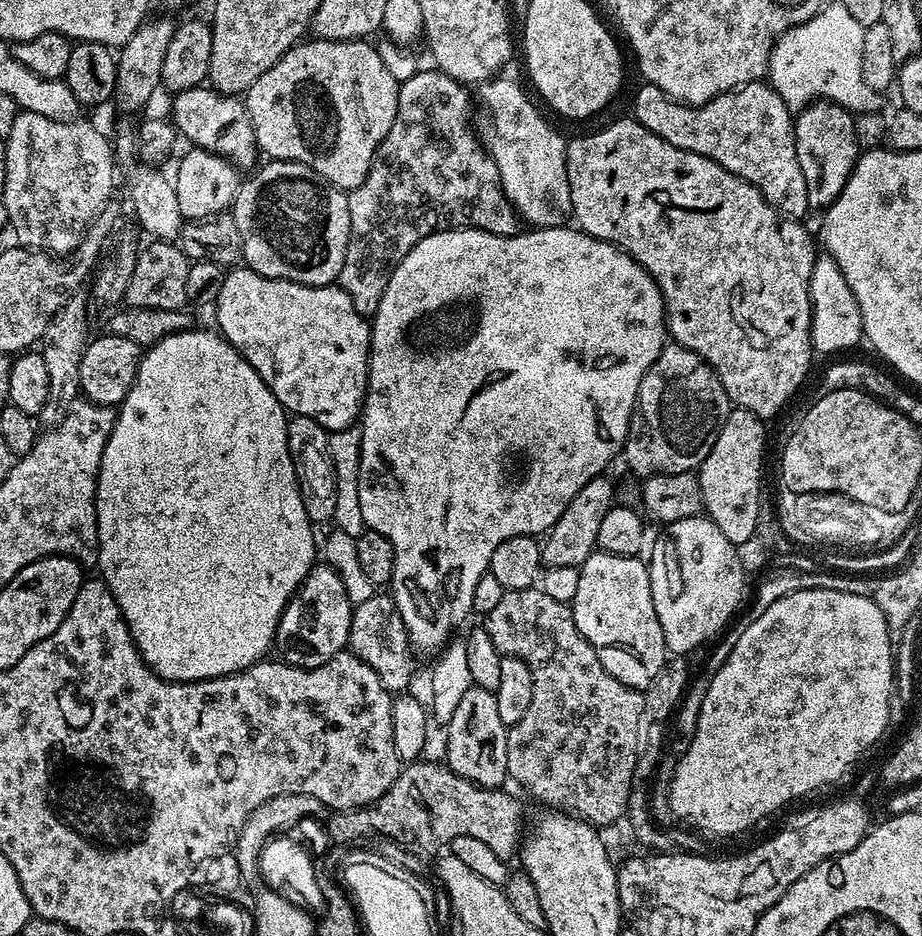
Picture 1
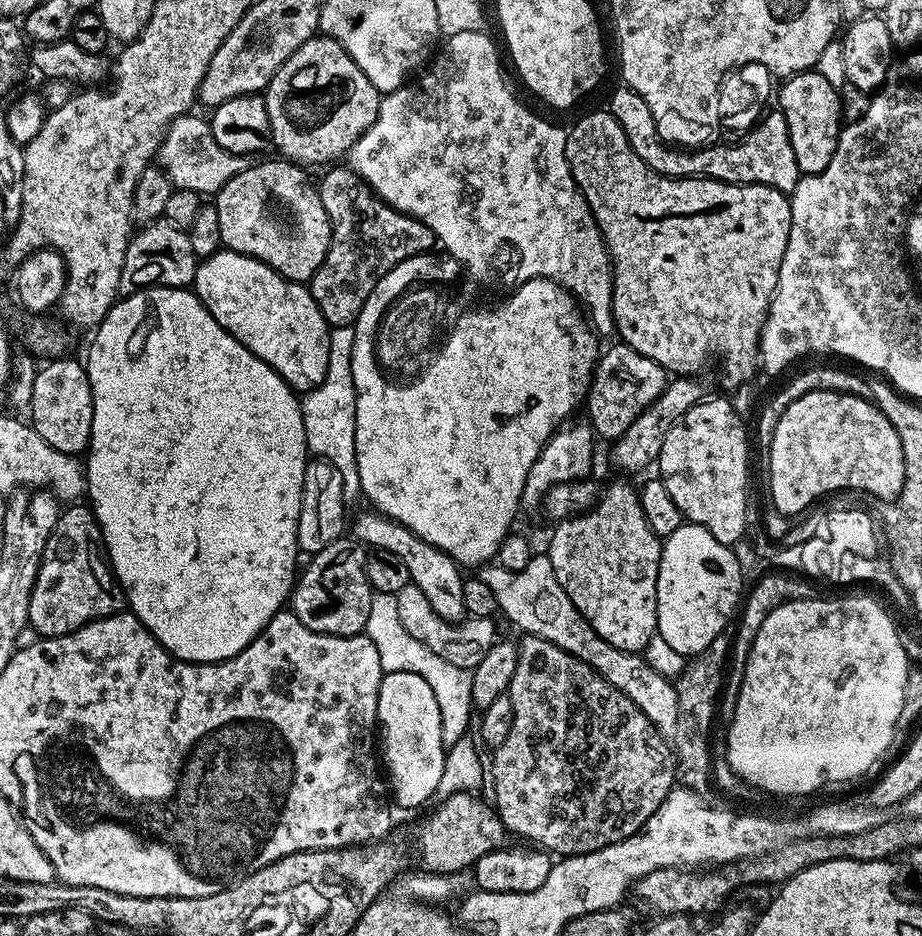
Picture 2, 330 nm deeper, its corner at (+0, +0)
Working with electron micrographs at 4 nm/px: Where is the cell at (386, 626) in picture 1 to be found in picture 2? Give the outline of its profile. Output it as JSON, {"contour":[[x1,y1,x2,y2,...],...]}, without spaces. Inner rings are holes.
{"contour":[[409,582,406,586,402,586,402,590,398,590,395,597,398,602,398,618,402,618,402,626,406,626,409,634,418,638,422,646,430,646,430,650,434,650,438,658,446,658,446,662,452,663,453,666,462,666,469,670,476,668,478,662,486,658,486,650,490,650,490,646,494,646,497,642,495,619,486,616,468,616,459,622,453,622,442,618,434,610,434,606,430,606,426,594,422,594,422,590,418,590,416,584]]}

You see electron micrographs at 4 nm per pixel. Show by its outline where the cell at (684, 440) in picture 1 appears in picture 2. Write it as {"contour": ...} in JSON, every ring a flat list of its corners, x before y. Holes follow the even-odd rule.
{"contour":[[616,342,613,348,604,352,604,357,599,357,592,374,592,383,587,385,586,397,587,419,592,425,592,431,601,441,614,442,662,394,666,383,666,373,658,362,638,354,628,344]]}

